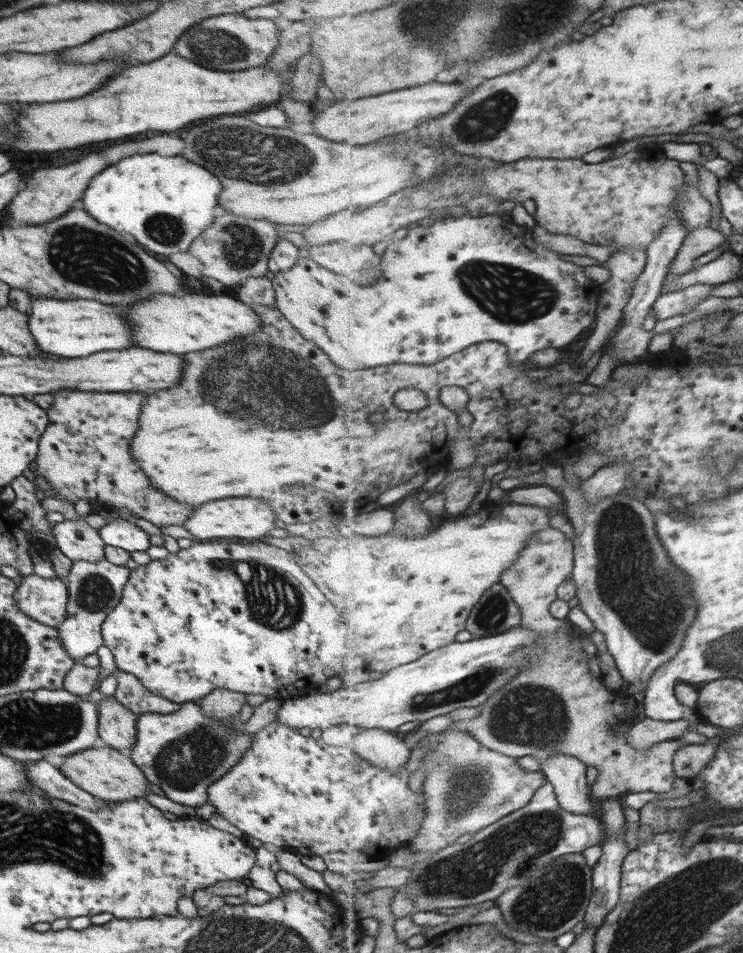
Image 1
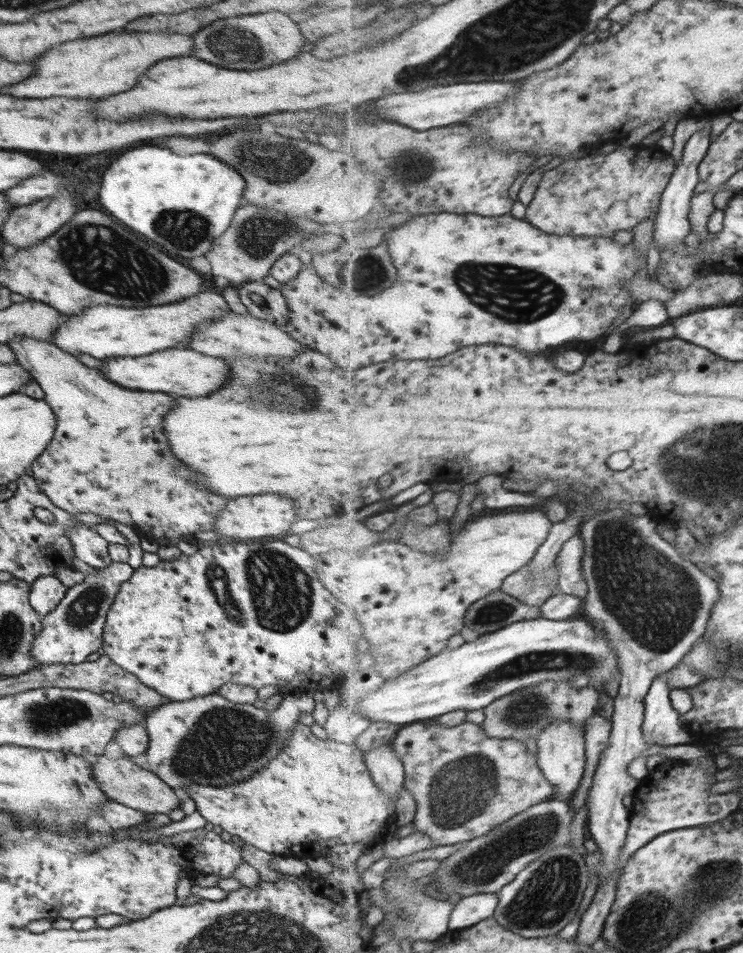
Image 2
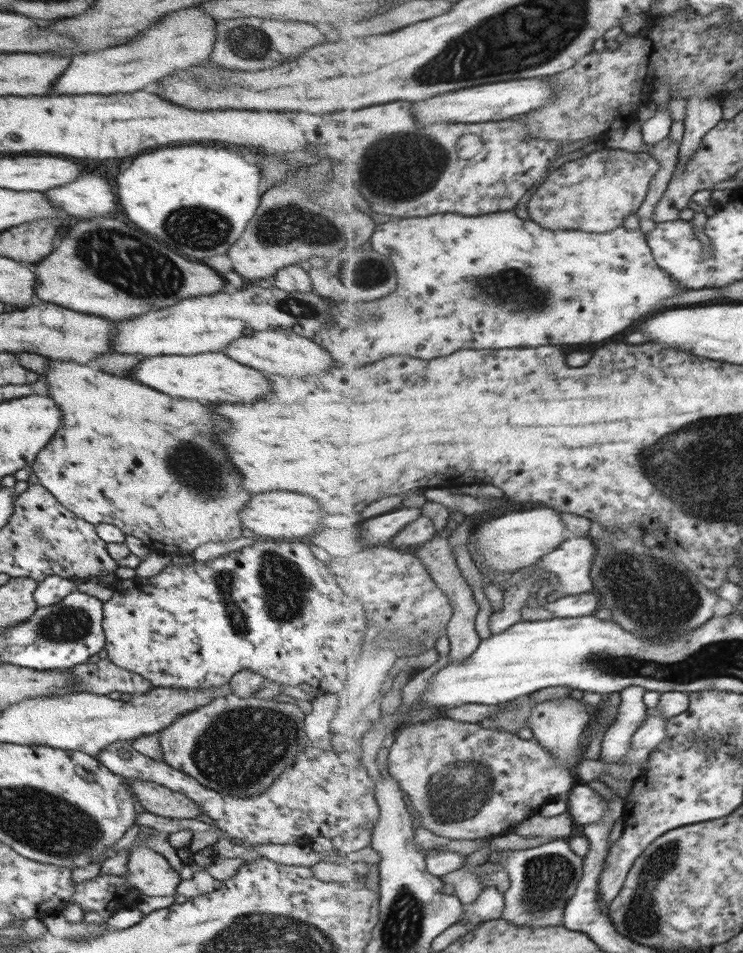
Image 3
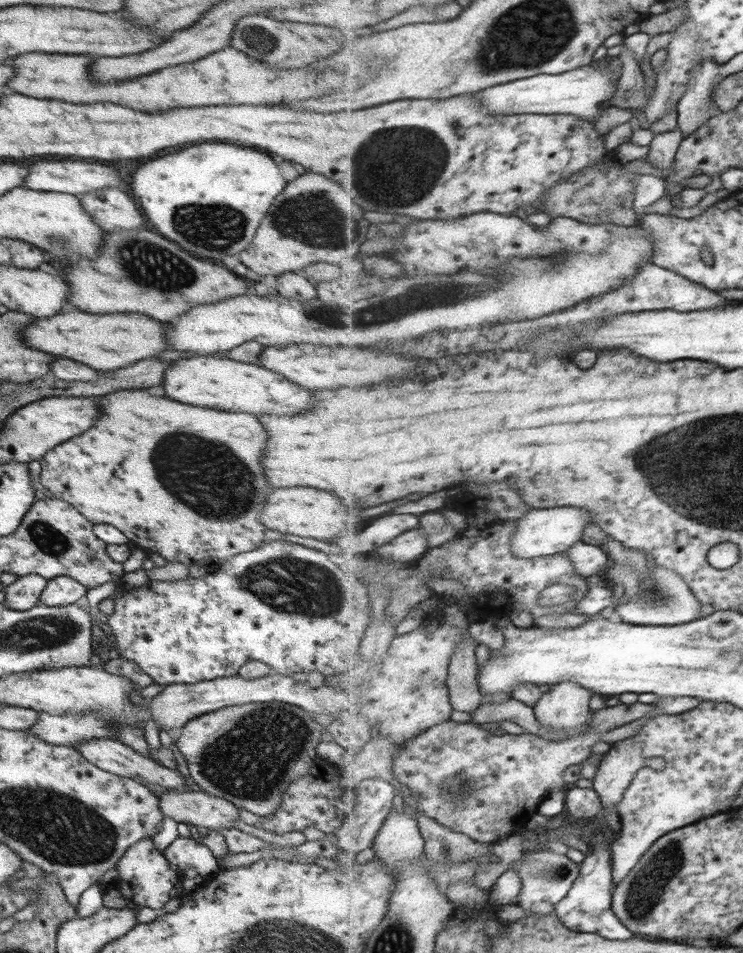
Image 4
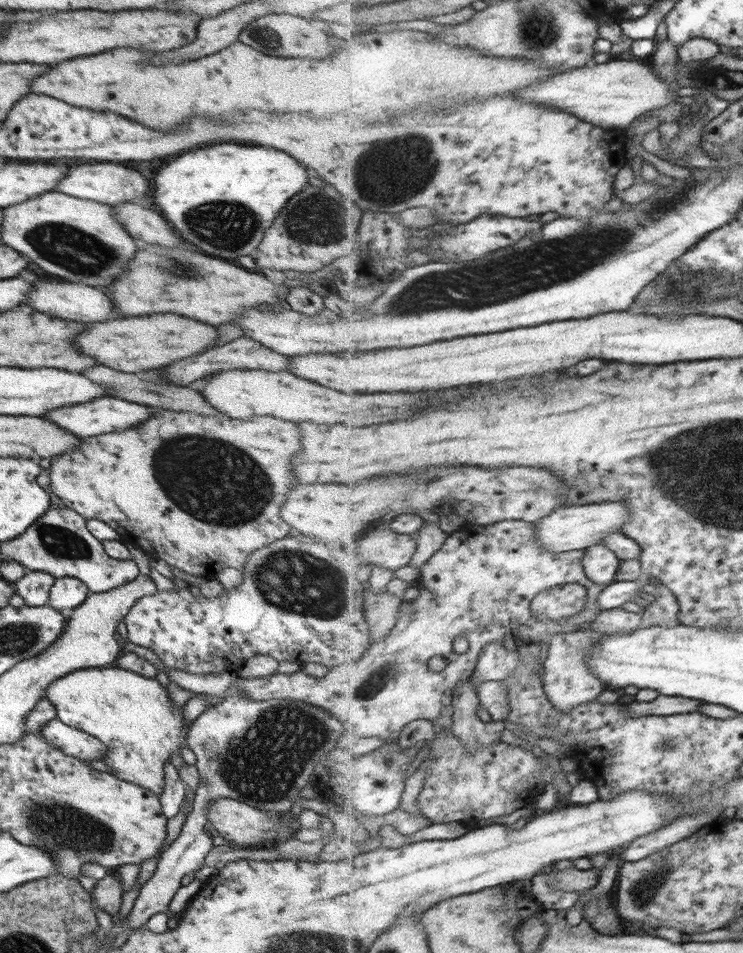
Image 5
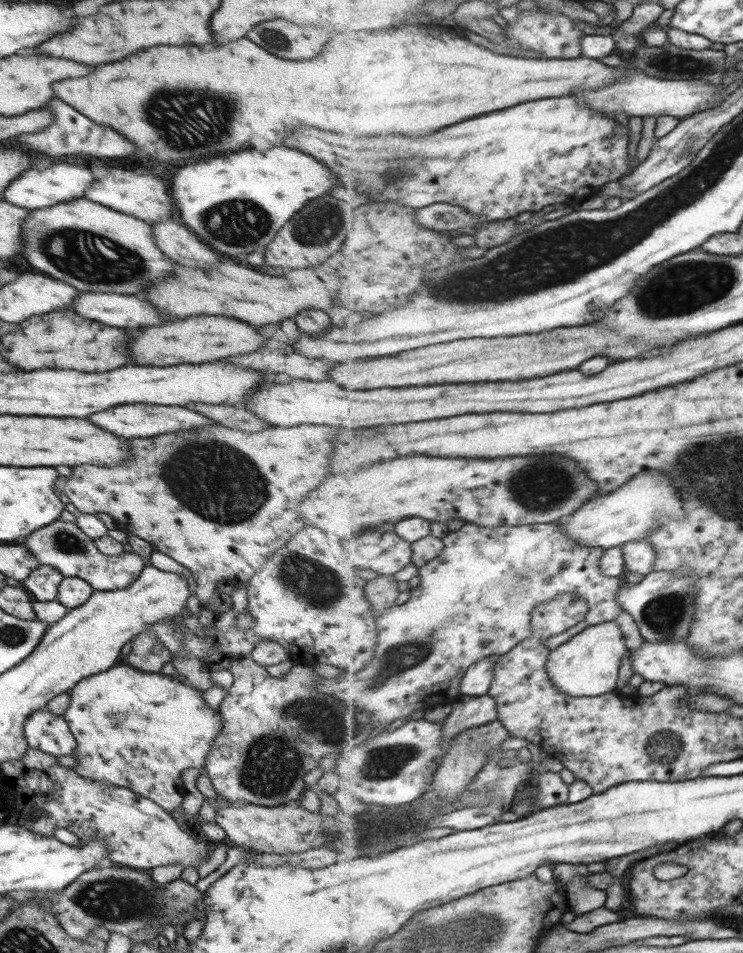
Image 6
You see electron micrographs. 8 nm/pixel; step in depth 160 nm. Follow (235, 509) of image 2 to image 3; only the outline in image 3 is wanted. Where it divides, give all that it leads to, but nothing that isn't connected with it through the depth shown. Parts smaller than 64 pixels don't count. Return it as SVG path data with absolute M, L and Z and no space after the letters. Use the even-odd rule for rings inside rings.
M264 492L256 494L246 508L239 512L243 528L249 528L258 536L270 536L270 538L296 538L314 534L321 528L321 521L329 517L326 508L319 504L316 498L297 492Z

